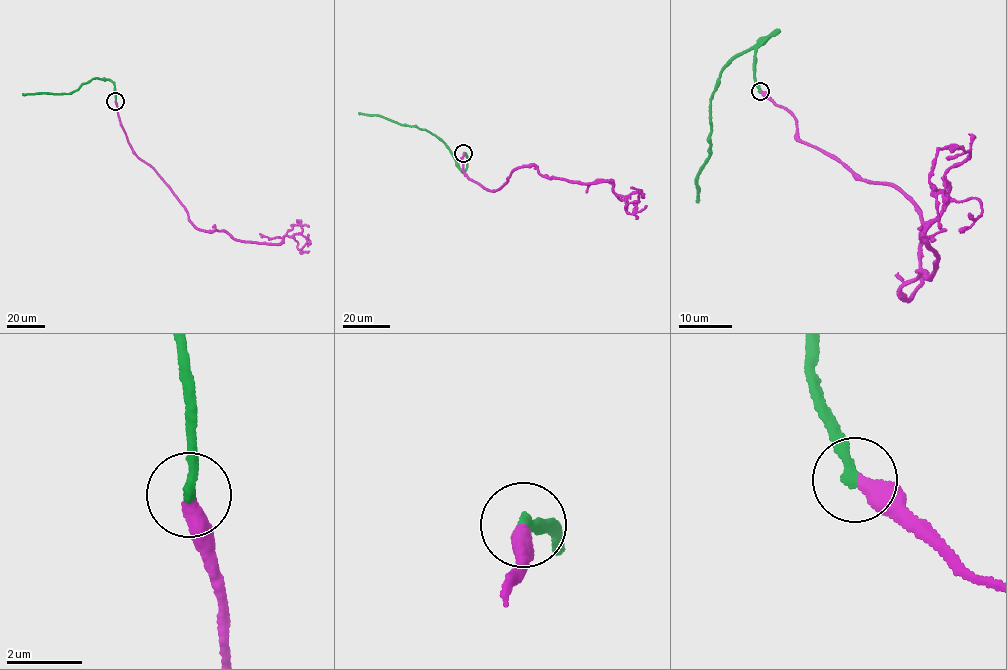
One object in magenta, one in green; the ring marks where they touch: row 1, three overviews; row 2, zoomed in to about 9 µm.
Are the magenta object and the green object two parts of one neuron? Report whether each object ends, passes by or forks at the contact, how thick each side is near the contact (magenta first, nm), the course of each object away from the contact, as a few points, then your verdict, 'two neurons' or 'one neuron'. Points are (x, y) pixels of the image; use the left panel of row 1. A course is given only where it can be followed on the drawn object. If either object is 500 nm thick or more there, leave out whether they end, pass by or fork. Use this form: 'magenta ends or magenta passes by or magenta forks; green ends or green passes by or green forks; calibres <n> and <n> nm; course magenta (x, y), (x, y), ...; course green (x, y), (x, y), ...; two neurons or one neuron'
magenta ends; green ends; calibres 440 and 300 nm; course magenta (115, 101), (133, 152), (158, 173), (197, 228), (280, 243), (286, 235), (301, 233), (298, 222); course green (115, 101), (114, 83), (99, 78), (69, 93), (23, 94); one neuron

